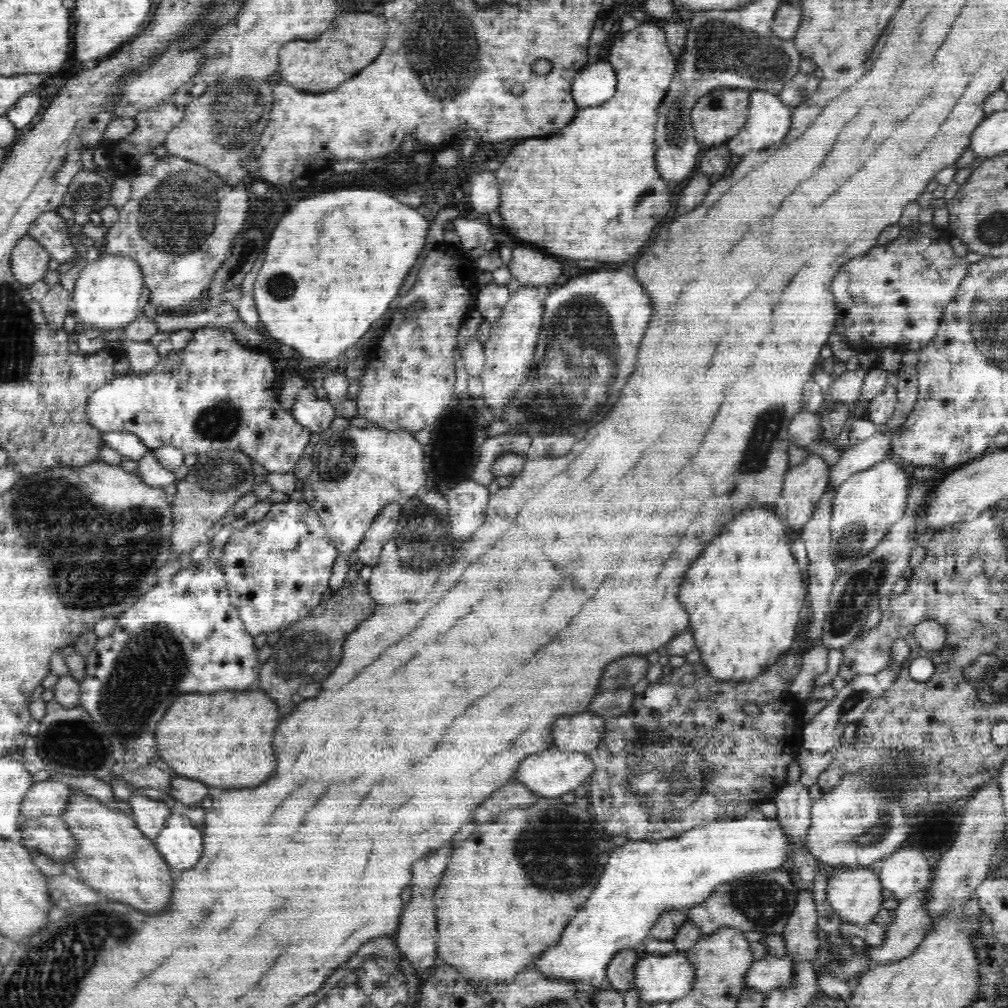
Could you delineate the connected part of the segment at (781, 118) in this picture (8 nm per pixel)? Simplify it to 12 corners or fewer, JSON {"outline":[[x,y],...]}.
{"outline":[[751,91],[745,125],[725,144],[736,156],[786,138],[792,110]]}

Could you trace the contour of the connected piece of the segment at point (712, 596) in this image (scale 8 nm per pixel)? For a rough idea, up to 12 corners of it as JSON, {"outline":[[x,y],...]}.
{"outline":[[776,508],[686,572],[710,675],[752,682],[795,642],[806,576]]}

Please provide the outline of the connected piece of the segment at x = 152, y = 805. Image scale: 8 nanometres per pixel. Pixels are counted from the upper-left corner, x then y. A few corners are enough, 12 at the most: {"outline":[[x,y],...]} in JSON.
{"outline":[[132,795],[127,804],[154,840],[170,813],[164,801]]}

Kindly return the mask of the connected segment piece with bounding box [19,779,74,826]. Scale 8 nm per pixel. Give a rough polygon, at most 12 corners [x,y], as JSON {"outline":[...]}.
{"outline":[[52,779],[34,784],[22,801],[26,818],[61,816],[73,792]]}

